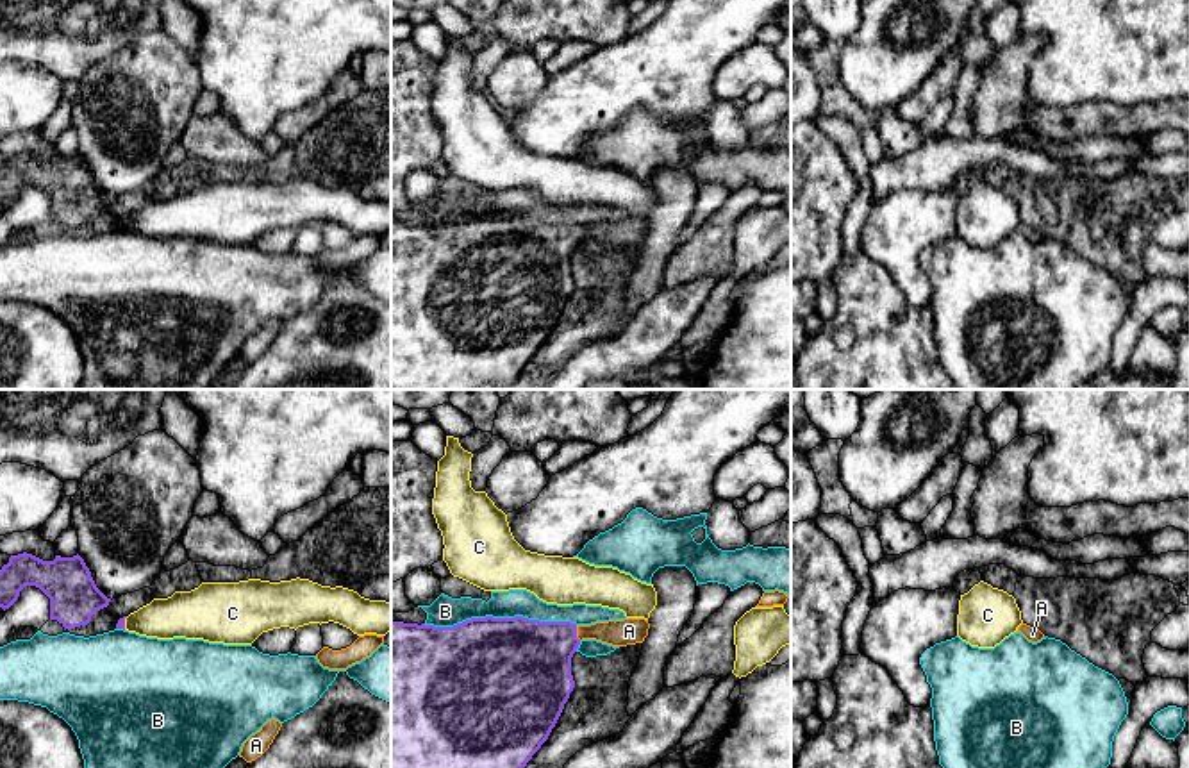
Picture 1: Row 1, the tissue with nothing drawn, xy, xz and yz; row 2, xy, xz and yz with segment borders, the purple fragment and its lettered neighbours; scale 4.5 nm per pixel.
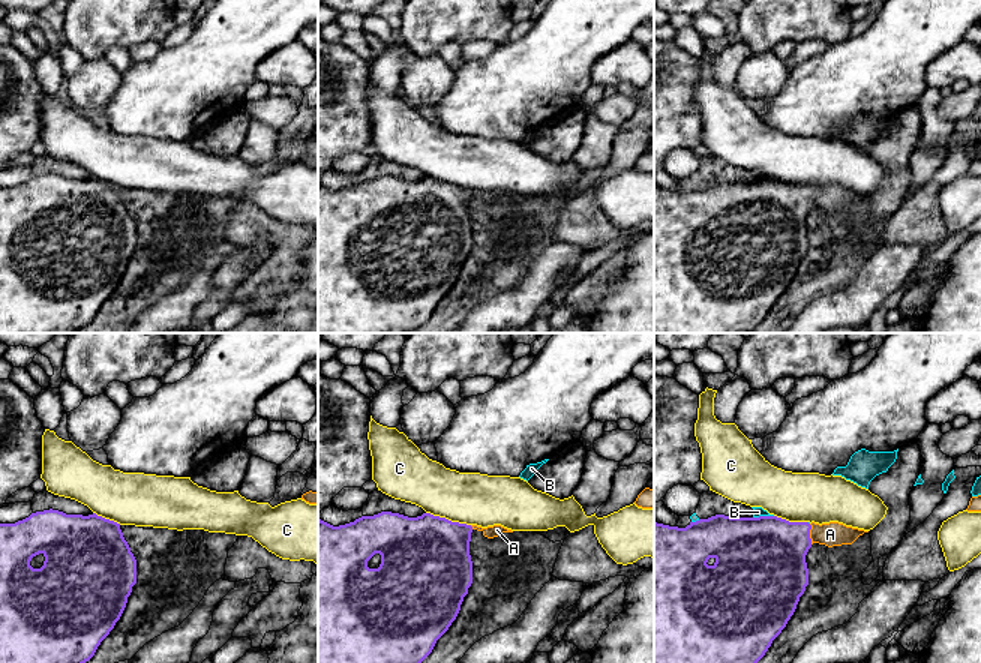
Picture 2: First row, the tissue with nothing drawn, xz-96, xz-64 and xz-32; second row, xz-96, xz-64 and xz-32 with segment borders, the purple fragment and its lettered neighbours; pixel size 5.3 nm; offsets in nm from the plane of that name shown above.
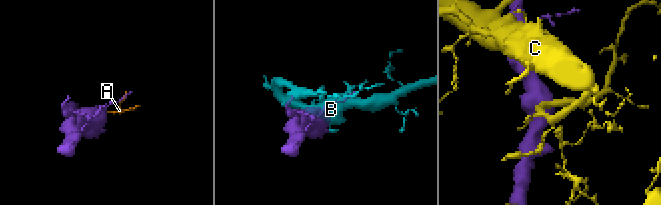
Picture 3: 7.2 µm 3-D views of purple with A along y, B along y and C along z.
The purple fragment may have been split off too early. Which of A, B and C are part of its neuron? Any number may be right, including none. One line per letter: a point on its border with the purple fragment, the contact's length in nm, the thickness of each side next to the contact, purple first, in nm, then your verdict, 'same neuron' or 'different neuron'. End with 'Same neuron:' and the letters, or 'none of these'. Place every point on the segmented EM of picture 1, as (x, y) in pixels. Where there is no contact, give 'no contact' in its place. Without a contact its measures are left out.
A: meets purple in xz at (575, 633); contact 80 nm long; 380 nm thick on the purple side, 120 nm on the other; same neuron
B: meets purple in xz at (500, 618); contact 700 nm long; 500 nm thick on the purple side, 140 nm on the other; different neuron
C: meets purple in xy at (124, 624); contact 70 nm long; 40 nm thick on the purple side, 190 nm on the other; different neuron
Same neuron: A

